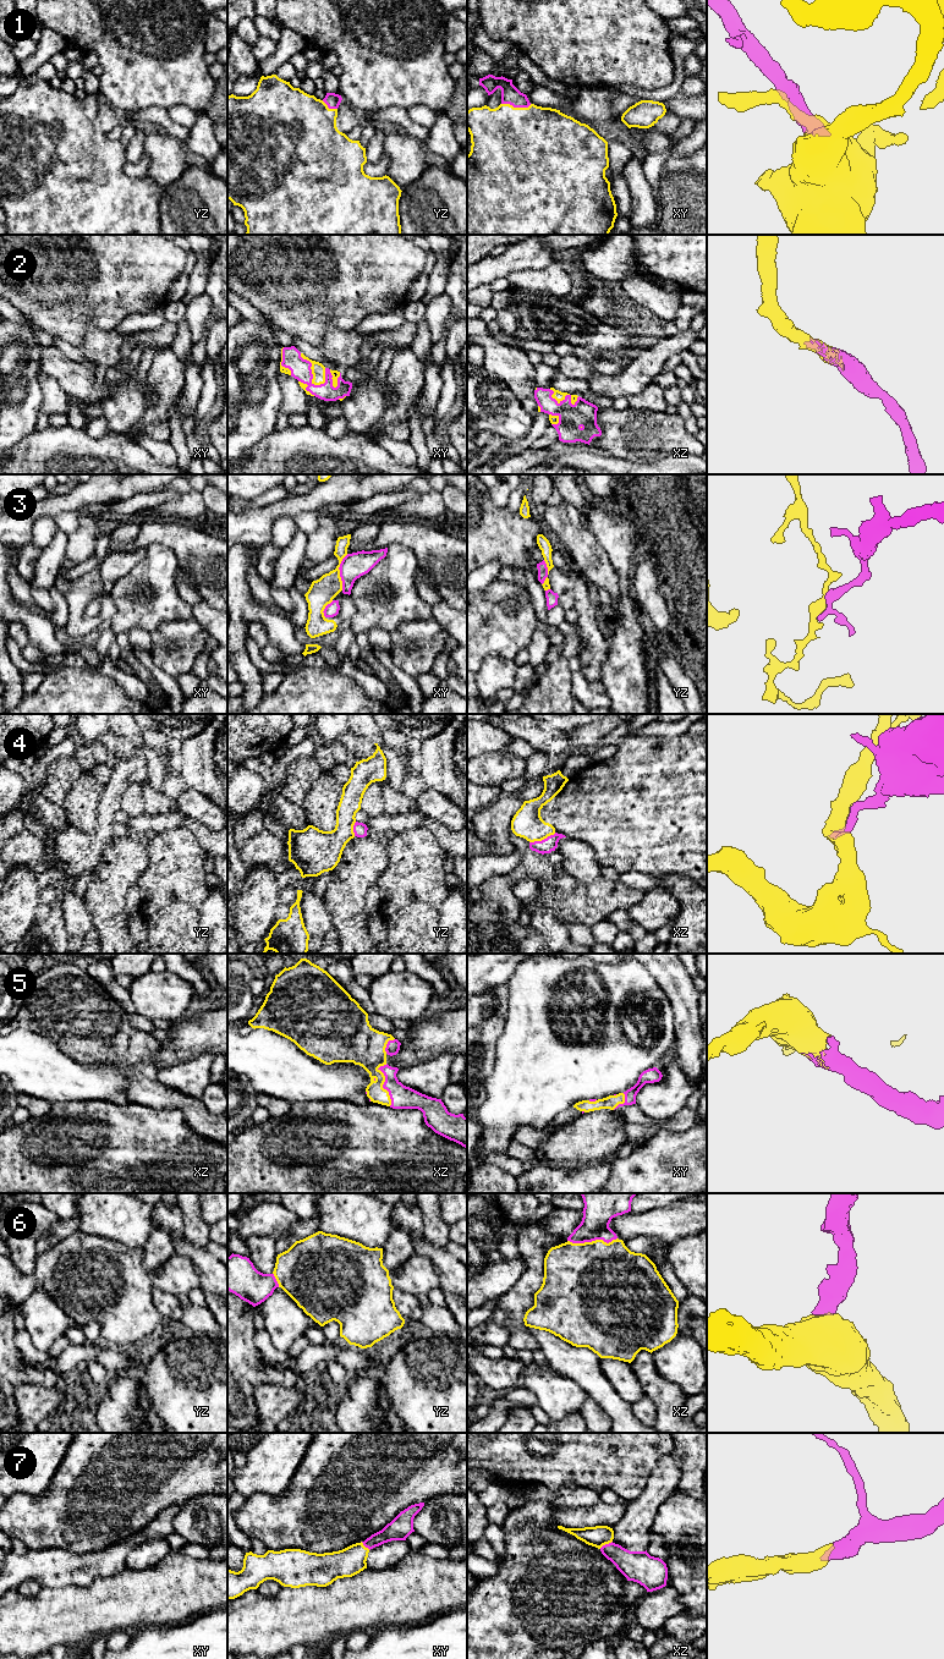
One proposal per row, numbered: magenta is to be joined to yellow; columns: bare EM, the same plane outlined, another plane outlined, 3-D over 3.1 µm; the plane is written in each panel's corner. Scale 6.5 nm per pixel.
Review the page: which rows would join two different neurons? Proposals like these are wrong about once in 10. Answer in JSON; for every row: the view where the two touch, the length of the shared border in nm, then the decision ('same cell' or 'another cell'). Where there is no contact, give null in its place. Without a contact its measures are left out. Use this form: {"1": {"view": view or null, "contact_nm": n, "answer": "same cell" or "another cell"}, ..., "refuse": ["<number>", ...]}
{"1": {"view": "xy", "contact_nm": 200, "answer": "same cell"}, "2": {"view": "xy", "contact_nm": 260, "answer": "same cell"}, "3": {"view": "xy", "contact_nm": 240, "answer": "another cell"}, "4": {"view": "xz", "contact_nm": 190, "answer": "another cell"}, "5": {"view": "xz", "contact_nm": 280, "answer": "same cell"}, "6": {"view": "xz", "contact_nm": 320, "answer": "same cell"}, "7": {"view": "xz", "contact_nm": 100, "answer": "same cell"}, "refuse": ["3", "4"]}

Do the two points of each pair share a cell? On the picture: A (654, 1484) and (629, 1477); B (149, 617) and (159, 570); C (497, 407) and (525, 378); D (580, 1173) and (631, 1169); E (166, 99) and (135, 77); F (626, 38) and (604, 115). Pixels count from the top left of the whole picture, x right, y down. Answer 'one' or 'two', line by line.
A: two
B: one
C: two
D: two
E: one
F: two

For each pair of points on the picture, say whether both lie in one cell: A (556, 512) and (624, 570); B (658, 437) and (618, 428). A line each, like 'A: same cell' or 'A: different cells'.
A: different cells
B: same cell

